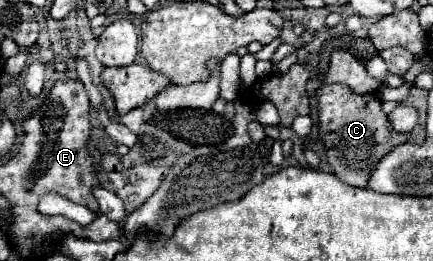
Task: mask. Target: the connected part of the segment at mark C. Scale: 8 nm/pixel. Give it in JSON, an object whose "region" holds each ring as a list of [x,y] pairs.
{"region":[[[322,84],[316,90],[318,126],[324,142],[324,156],[336,178],[356,188],[368,188],[372,168],[390,152],[408,140],[410,134],[398,134],[382,110],[378,92],[356,94],[346,84]]]}

